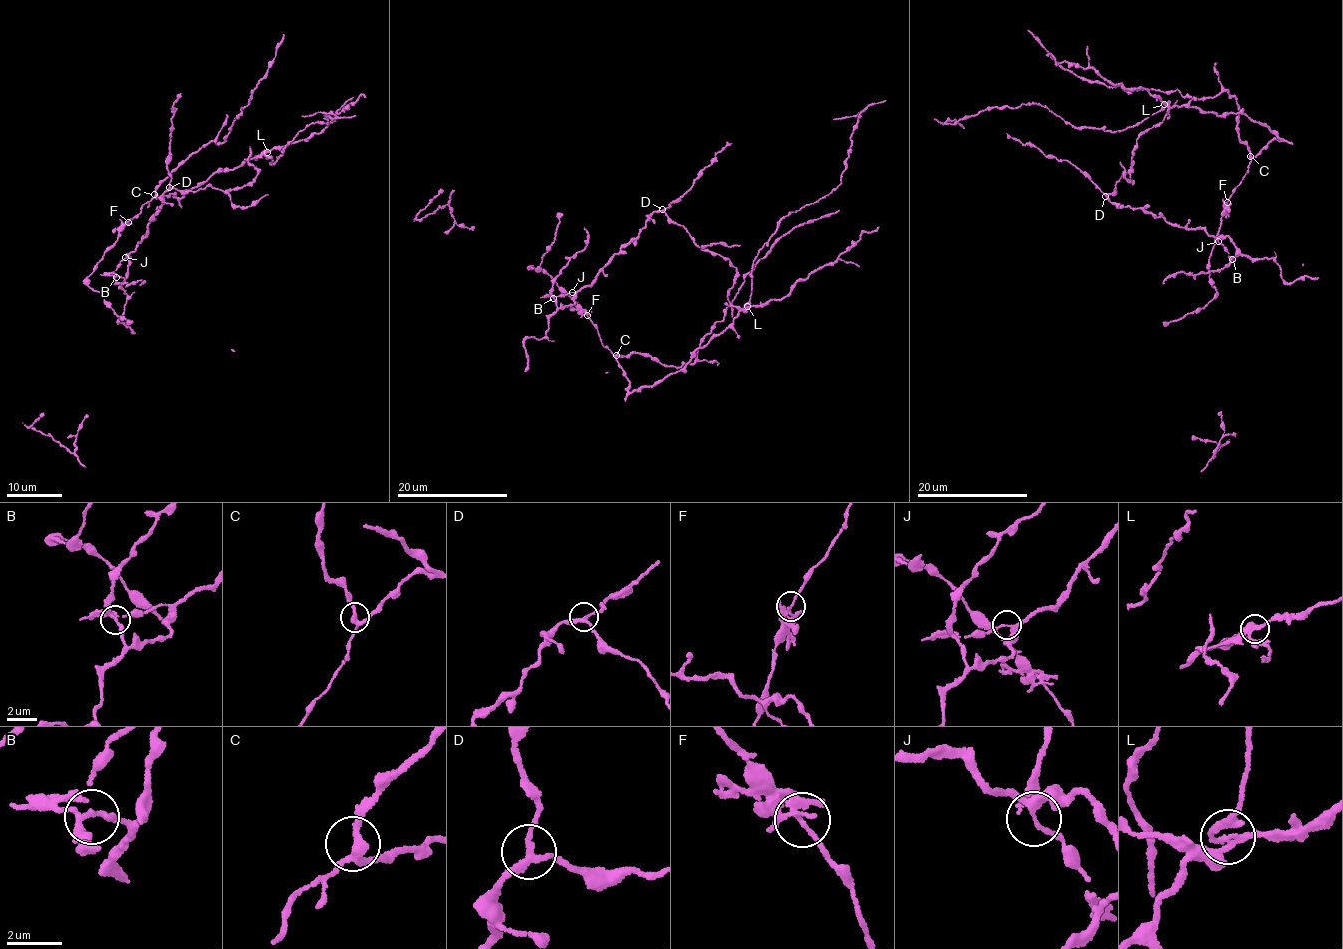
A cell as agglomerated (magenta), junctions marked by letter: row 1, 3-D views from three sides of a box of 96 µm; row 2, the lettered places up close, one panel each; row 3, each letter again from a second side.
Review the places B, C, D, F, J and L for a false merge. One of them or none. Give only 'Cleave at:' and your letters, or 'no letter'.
Cleave at: L

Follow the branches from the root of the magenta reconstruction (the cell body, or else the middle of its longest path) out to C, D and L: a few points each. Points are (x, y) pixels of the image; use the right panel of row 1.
C: (1228, 112), (1244, 114), (1266, 125), (1281, 139), (1268, 142), (1255, 156), (1250, 156)
D: (1228, 112), (1170, 107), (1137, 140), (1131, 171), (1121, 174), (1113, 192), (1105, 196)
L: (1228, 112), (1218, 115), (1193, 107), (1164, 104)

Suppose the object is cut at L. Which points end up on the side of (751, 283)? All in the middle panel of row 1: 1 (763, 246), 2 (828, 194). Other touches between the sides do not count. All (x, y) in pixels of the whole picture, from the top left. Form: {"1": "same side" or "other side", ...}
{"1": "same side", "2": "same side"}

